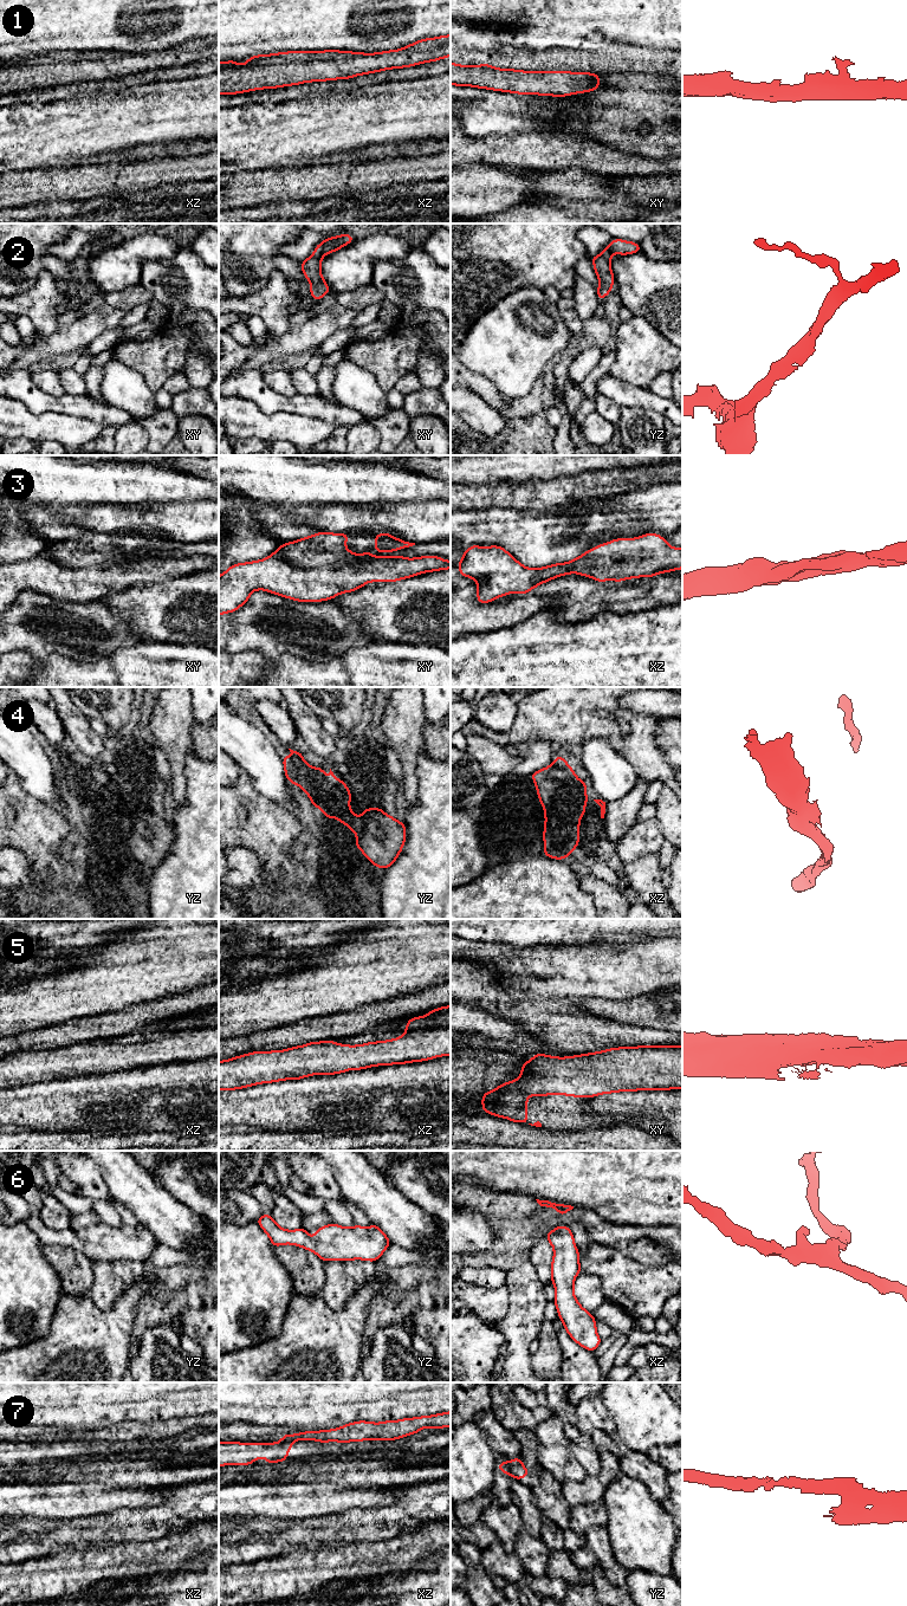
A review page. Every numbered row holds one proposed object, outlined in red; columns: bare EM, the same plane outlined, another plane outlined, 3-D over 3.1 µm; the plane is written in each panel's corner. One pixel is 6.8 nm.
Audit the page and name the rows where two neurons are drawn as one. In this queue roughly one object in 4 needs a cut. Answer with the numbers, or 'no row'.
4, 7

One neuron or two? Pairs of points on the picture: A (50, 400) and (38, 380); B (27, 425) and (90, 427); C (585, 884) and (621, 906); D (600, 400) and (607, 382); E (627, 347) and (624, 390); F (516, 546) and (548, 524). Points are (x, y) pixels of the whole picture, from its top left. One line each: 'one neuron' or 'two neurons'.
A: two neurons
B: one neuron
C: one neuron
D: two neurons
E: two neurons
F: one neuron

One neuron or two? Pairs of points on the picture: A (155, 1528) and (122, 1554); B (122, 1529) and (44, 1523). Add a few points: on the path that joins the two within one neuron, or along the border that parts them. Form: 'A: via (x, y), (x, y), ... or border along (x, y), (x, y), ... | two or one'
A: border along (166, 1533), (160, 1537), (148, 1540), (111, 1542) | two
B: border along (64, 1520), (49, 1530), (31, 1532) | two

